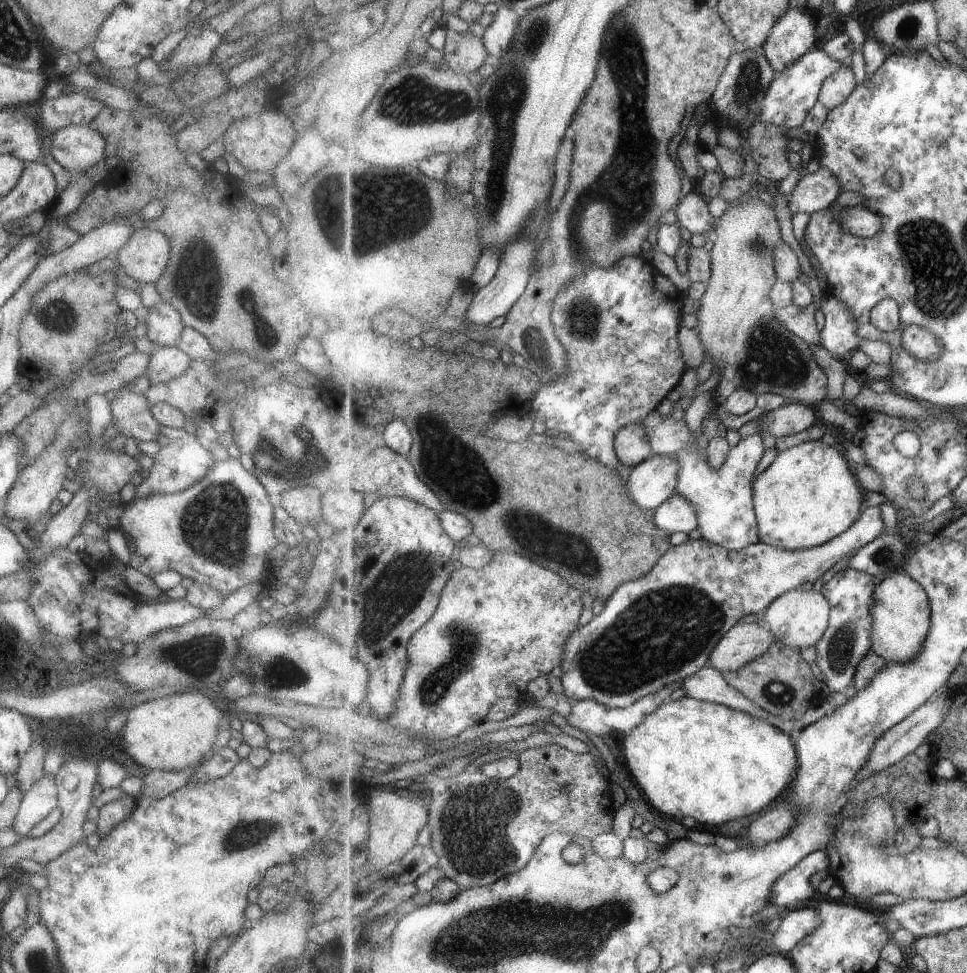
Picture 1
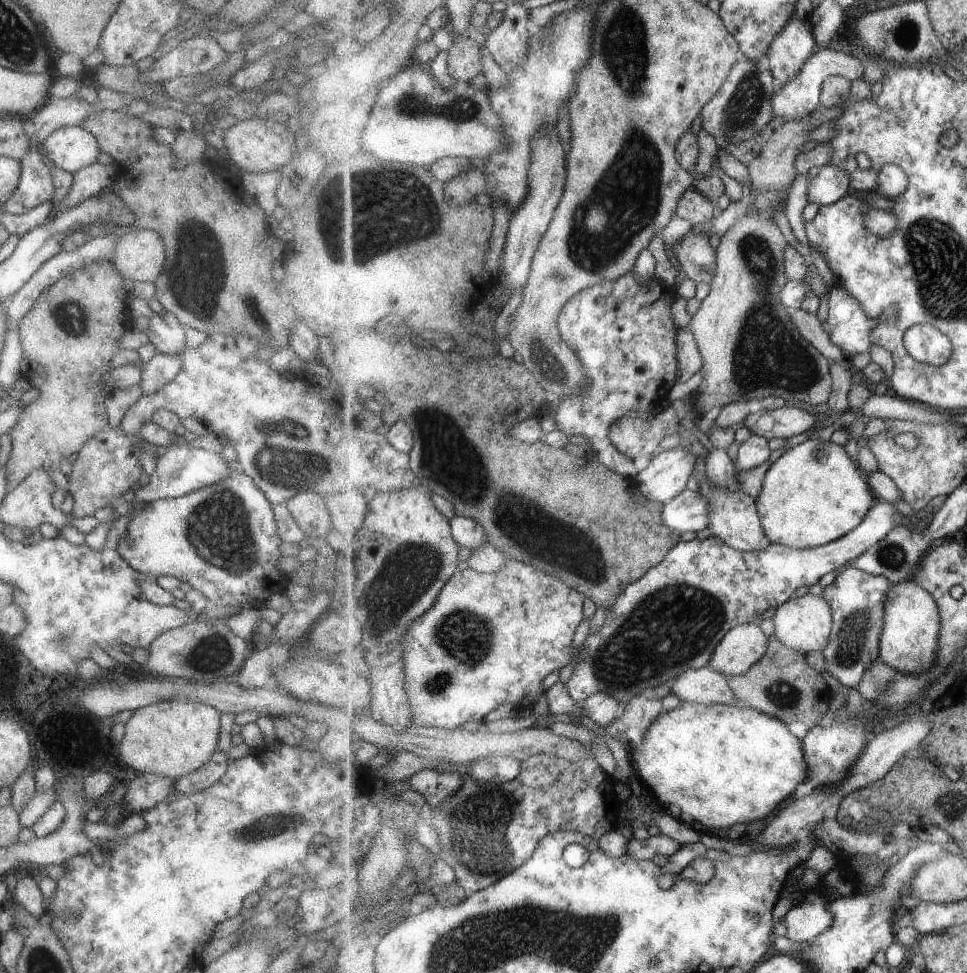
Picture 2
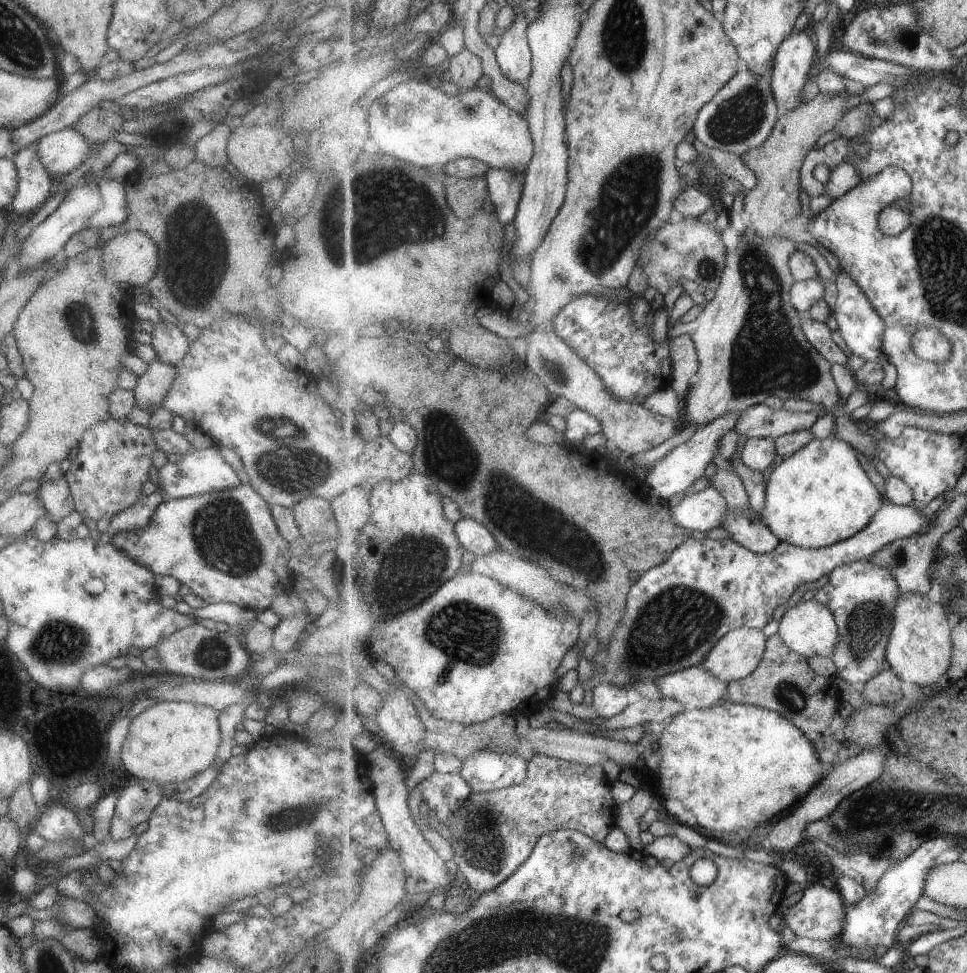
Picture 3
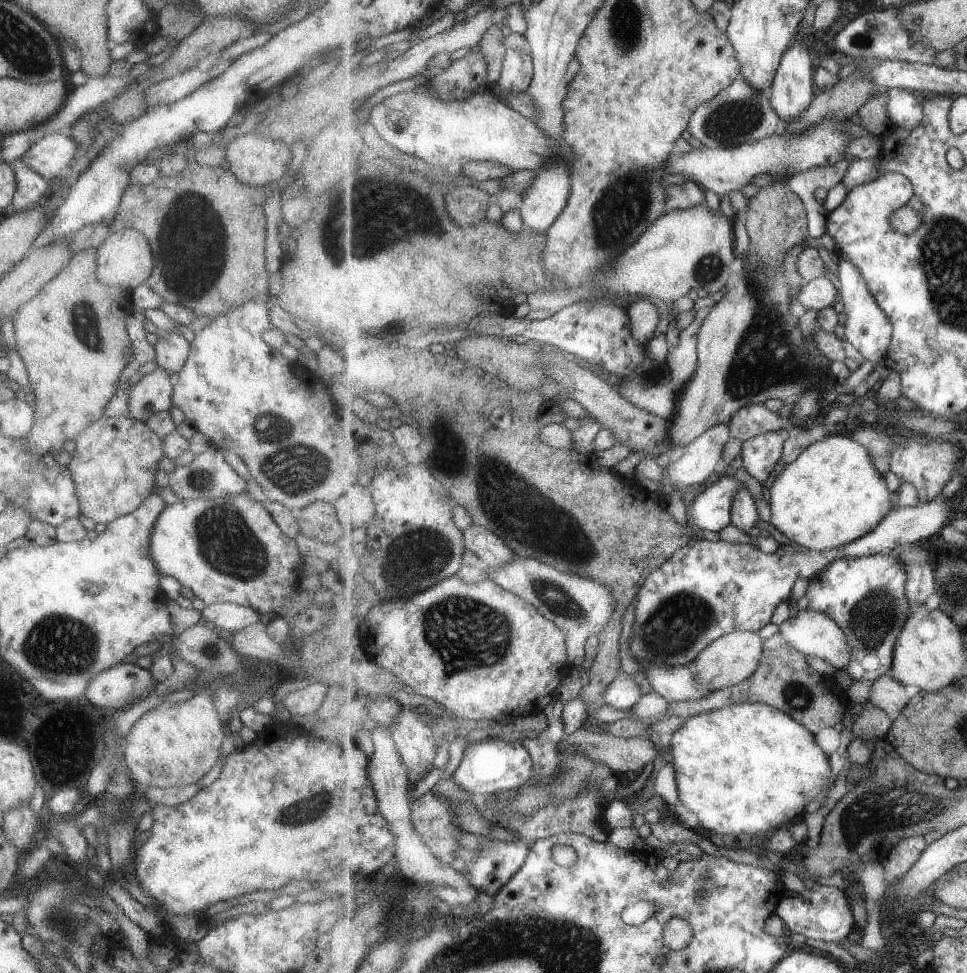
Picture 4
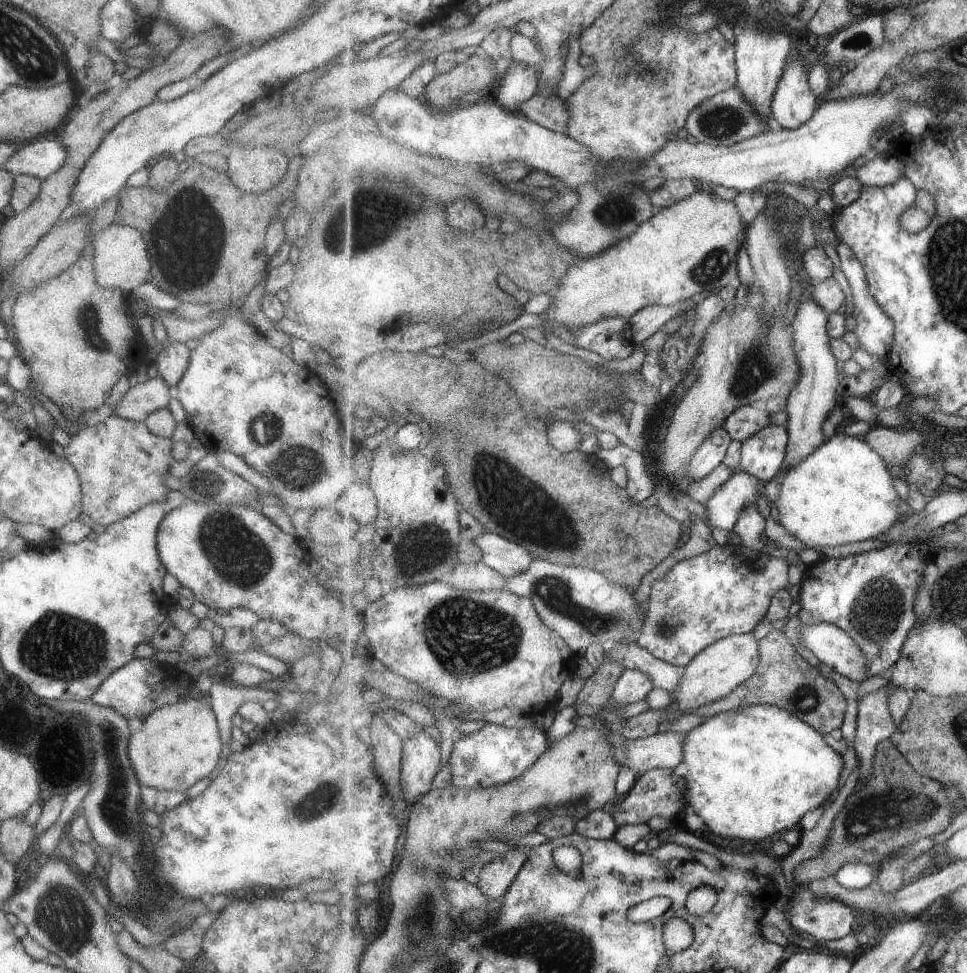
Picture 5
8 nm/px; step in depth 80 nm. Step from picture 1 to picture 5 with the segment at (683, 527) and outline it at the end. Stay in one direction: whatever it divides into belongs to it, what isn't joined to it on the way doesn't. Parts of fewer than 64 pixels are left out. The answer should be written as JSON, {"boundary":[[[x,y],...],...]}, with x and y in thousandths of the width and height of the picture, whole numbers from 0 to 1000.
{"boundary":[[[772,484],[757,486],[748,499],[729,517],[730,539],[759,545],[772,519],[781,519],[791,504],[791,494]]]}

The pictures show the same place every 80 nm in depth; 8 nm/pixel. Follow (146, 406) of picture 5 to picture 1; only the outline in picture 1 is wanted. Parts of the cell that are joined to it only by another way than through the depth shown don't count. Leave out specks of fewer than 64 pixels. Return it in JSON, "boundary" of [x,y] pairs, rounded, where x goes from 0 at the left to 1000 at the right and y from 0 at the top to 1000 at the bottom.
{"boundary":[[[182,356],[162,357],[154,367],[149,385],[155,396],[171,394],[190,383],[196,370]]]}

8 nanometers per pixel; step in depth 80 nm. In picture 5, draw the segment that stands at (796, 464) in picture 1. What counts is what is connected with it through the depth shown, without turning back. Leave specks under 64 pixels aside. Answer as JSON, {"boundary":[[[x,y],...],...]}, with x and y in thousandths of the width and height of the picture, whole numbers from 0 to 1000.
{"boundary":[[[861,445],[825,480],[814,485],[802,515],[806,539],[835,561],[872,561],[916,550],[931,534],[932,510],[916,473],[888,448]]]}

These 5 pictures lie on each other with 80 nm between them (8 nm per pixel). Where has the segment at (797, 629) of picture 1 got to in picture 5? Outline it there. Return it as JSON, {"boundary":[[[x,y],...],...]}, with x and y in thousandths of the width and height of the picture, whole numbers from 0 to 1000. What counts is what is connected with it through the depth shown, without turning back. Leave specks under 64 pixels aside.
{"boundary":[[[846,639],[830,642],[827,650],[832,666],[839,668],[844,676],[868,693],[887,702],[899,699],[900,684],[898,674],[887,662],[867,642]]]}

